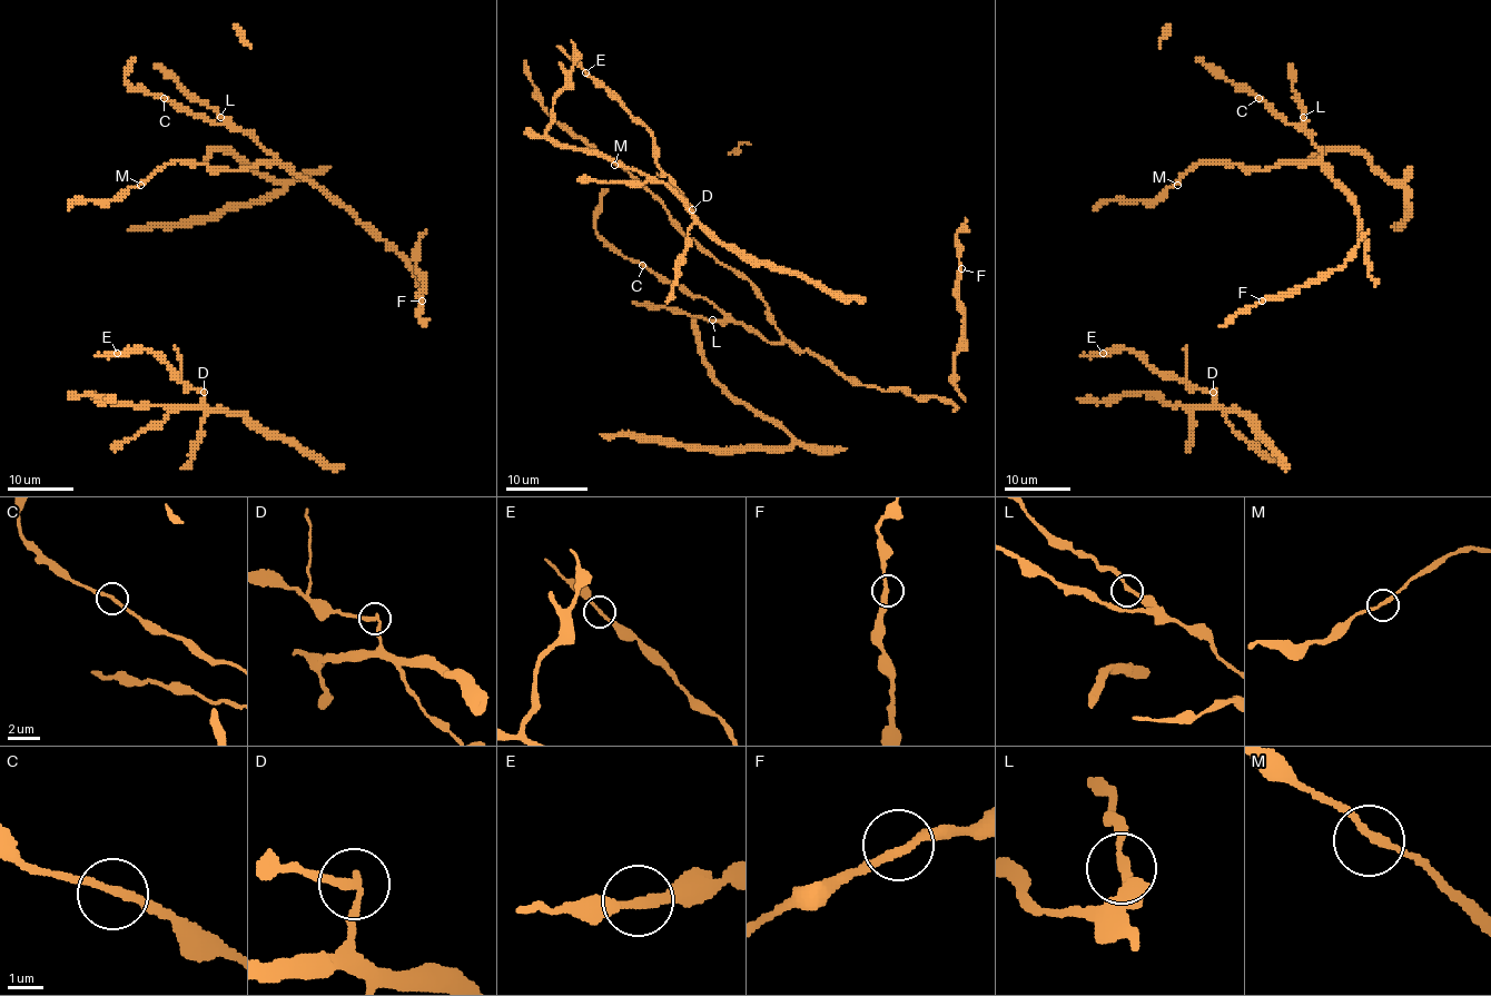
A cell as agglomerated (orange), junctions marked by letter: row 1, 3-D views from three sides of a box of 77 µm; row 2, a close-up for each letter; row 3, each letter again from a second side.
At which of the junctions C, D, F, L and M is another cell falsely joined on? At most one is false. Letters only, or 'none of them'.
D

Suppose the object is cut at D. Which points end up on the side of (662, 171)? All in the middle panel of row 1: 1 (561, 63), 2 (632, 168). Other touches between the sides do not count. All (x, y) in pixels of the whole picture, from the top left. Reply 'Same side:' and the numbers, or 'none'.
Same side: none

